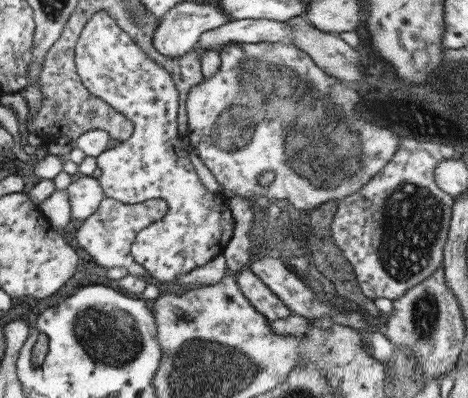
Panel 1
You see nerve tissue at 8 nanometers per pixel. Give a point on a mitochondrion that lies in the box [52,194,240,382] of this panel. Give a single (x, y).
(107, 339)

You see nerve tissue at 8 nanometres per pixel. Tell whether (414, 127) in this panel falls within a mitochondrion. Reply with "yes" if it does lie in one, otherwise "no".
no

